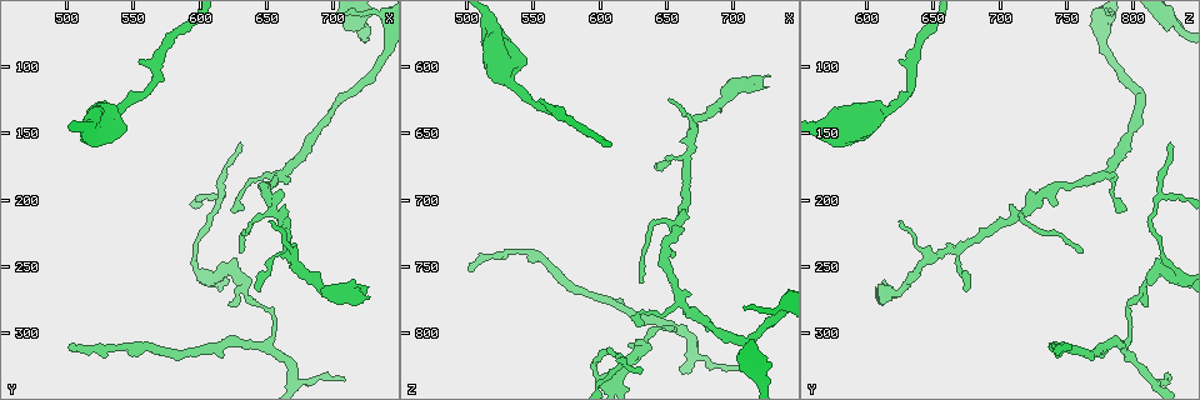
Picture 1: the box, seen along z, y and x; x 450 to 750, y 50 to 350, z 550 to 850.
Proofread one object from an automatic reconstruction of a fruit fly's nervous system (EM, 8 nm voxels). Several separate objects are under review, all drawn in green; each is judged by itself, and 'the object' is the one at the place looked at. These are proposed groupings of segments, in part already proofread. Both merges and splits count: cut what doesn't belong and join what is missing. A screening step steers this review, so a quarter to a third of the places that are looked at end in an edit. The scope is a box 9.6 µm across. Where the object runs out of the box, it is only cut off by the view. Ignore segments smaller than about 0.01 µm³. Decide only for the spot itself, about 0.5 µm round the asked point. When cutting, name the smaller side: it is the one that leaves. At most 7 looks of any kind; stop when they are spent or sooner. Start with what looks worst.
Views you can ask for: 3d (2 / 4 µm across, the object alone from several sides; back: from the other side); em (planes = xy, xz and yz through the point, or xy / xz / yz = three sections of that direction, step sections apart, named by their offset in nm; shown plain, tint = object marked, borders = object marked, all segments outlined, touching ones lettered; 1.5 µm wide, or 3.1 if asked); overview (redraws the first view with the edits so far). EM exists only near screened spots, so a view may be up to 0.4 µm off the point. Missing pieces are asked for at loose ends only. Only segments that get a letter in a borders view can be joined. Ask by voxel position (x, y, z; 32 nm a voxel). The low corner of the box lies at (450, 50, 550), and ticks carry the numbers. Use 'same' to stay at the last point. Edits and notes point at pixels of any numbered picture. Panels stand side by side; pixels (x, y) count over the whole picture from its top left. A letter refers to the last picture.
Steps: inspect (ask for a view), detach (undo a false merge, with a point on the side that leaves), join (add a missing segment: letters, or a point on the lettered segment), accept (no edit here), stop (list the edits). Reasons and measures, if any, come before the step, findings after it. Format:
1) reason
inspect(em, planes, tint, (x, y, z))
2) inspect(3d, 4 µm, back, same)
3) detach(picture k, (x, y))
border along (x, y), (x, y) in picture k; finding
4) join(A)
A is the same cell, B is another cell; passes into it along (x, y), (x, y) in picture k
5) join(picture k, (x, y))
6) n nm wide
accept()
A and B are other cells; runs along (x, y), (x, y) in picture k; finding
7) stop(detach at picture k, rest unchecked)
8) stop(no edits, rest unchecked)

tapers out
inspect(3d, 2 µm, (630, 160, 828))

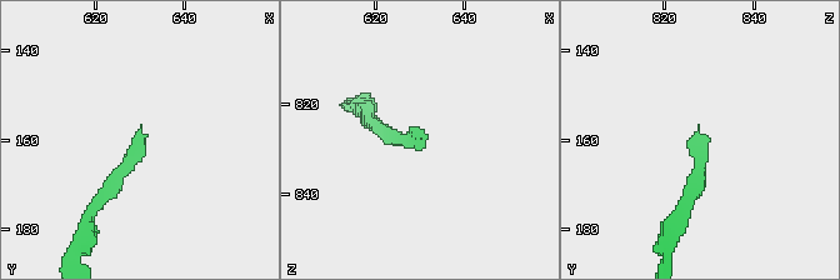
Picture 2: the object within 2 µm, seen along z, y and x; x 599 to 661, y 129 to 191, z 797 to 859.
shape alone is not enough
inspect(em, yz, step 4, tint, (631, 159, 827))

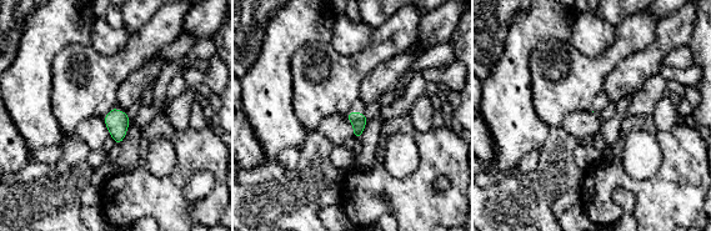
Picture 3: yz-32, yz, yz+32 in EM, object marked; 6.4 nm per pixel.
inspect(em, planes, borders, same)

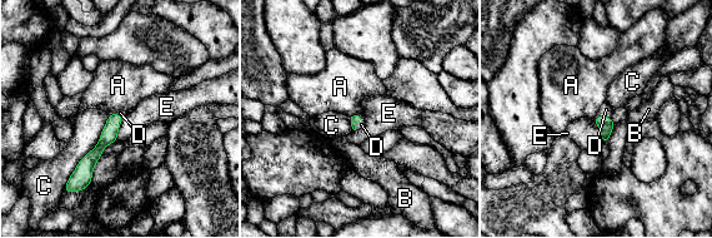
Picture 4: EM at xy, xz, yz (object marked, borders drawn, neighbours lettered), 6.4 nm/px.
70 nm wide
join(D)
D is the same cell, A, B, C and E are other cells; passes into it along (606, 124), (602, 115), (606, 109) in picture 4; the neuron continues

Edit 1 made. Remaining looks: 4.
inspect(overview)

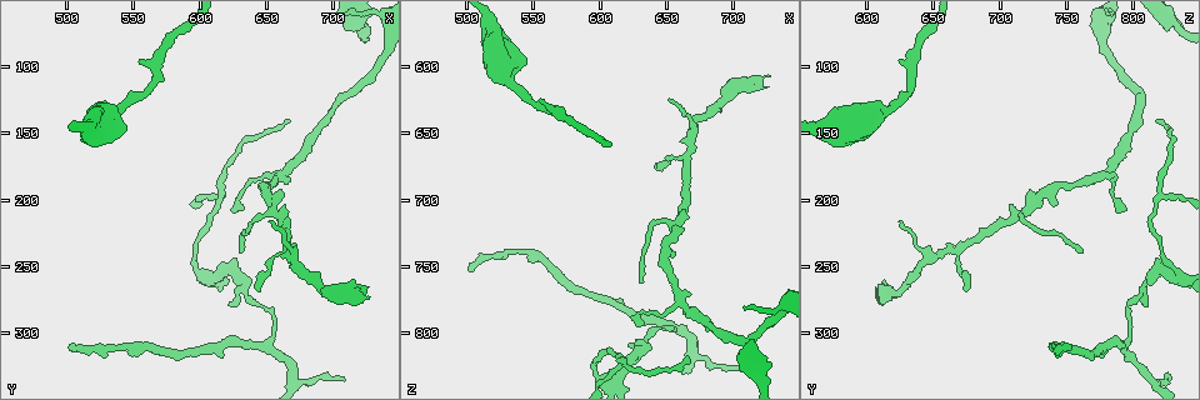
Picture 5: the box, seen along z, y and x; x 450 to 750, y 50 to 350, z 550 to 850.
sudden change in width
inspect(3d, 2 µm, (630, 266, 808))

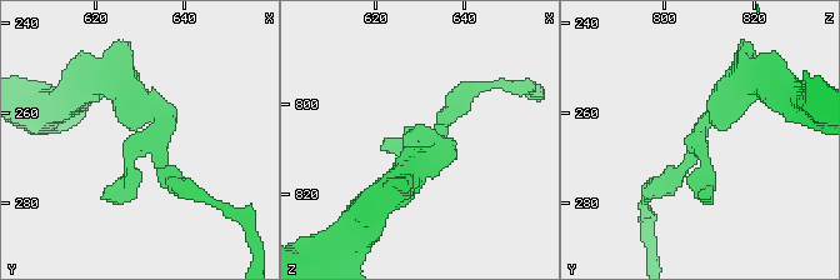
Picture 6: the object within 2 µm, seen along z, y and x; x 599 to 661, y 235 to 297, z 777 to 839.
inspect(em, xy, step 8, tint, (632, 264, 807))

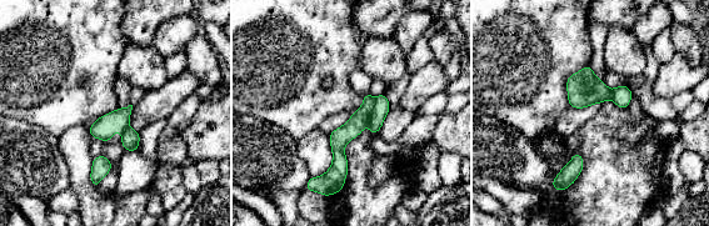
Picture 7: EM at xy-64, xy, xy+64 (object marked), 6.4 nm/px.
inspect(em, planes, borders, same)

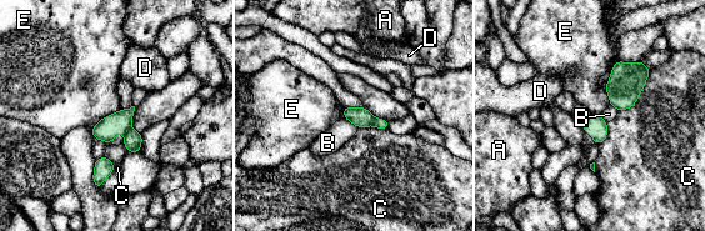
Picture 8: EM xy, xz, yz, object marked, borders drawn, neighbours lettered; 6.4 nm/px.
130 nm wide
detach(picture 8, (360, 116))
A, B, C, D and E are other cells; two neurons meet here

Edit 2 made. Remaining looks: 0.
stop(join at picture 4, detach at picture 8, rest unchecked)

